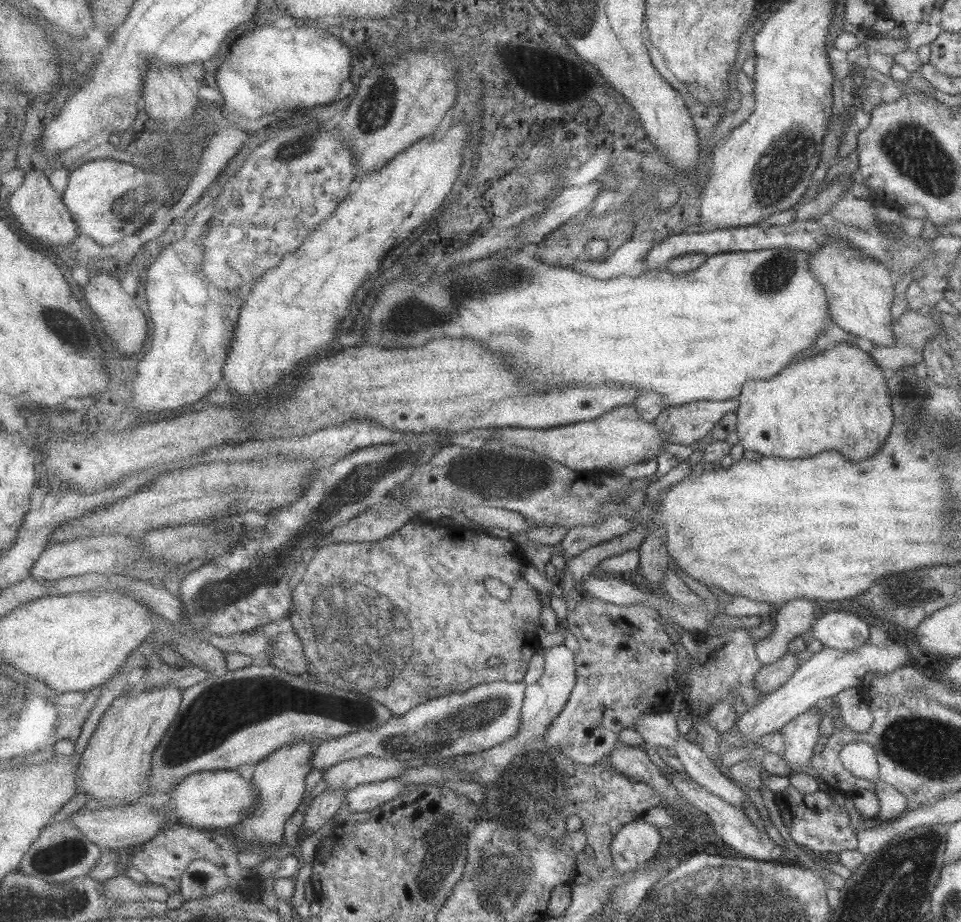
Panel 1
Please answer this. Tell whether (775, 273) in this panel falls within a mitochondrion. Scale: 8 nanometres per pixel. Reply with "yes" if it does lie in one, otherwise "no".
yes

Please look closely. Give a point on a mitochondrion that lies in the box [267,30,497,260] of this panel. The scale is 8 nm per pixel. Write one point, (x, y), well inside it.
(374, 106)

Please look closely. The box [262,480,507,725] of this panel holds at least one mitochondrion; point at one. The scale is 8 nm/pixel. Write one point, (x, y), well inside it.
(348, 630)

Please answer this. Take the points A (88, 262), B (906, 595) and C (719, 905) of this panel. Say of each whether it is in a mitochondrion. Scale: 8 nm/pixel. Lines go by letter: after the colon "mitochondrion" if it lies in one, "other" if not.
A: other
B: mitochondrion
C: mitochondrion

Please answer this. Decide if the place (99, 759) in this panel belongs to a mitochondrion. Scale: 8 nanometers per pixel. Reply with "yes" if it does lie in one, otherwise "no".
no

